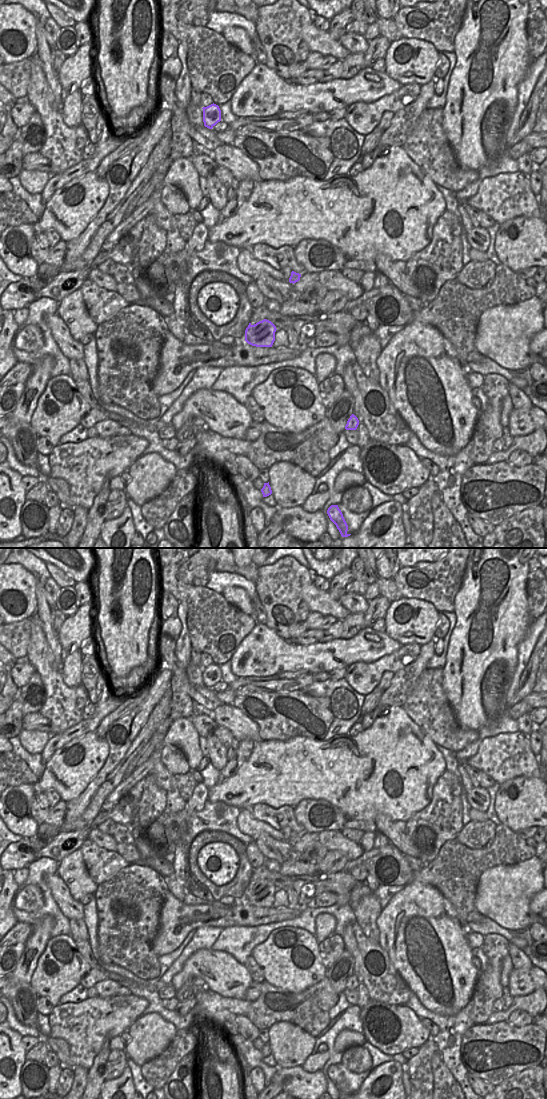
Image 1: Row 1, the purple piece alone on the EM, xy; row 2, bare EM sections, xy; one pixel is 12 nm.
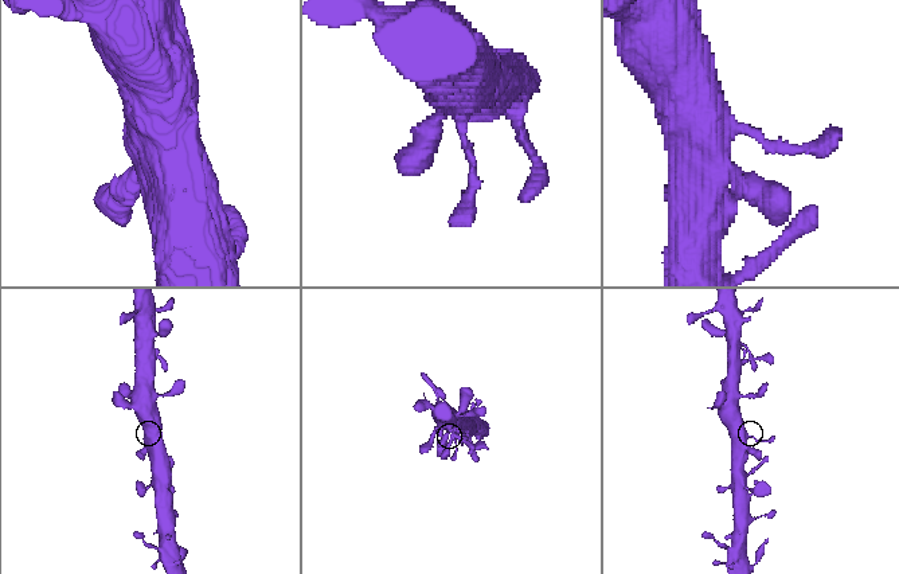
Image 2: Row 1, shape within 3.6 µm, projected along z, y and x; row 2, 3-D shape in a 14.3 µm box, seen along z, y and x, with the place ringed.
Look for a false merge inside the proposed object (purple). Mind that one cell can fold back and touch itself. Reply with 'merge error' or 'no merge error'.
no merge error

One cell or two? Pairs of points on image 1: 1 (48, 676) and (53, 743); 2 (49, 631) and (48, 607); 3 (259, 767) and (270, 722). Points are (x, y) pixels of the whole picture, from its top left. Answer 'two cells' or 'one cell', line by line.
1: two cells
2: one cell
3: two cells

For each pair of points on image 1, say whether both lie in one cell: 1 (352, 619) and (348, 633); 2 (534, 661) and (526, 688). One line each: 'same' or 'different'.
1: same
2: same

